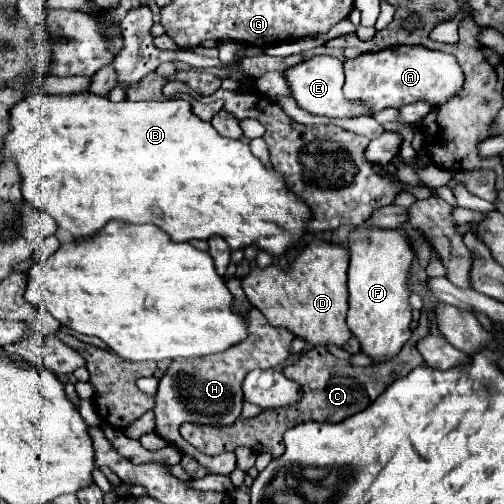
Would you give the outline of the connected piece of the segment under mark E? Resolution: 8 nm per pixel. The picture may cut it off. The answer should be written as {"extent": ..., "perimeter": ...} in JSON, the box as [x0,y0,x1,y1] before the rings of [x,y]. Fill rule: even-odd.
{"extent":[283,56,399,124],"perimeter":[[[315,56],[307,62],[297,64],[295,68],[283,72],[285,78],[289,80],[291,92],[295,102],[299,104],[299,108],[311,112],[311,114],[319,114],[319,116],[329,116],[329,118],[357,118],[357,116],[371,116],[375,118],[379,124],[387,124],[387,122],[397,122],[399,112],[395,108],[389,110],[381,110],[381,112],[369,112],[361,102],[353,102],[347,100],[343,96],[343,82],[345,82],[345,74],[343,74],[343,62],[331,56]]]}

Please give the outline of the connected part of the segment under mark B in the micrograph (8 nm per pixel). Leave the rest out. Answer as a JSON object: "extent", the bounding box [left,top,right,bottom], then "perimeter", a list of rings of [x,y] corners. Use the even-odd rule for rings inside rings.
{"extent":[1,92,311,256],"perimeter":[[[91,92],[83,94],[71,94],[71,96],[55,96],[55,94],[37,94],[29,98],[29,110],[11,110],[9,116],[11,132],[5,136],[5,144],[1,150],[1,162],[15,160],[21,172],[23,180],[23,198],[29,200],[37,210],[43,210],[51,214],[61,230],[67,230],[73,234],[73,238],[81,240],[85,236],[93,236],[99,232],[109,220],[123,220],[131,224],[145,224],[151,222],[165,230],[171,240],[175,242],[187,242],[187,240],[209,240],[213,234],[225,238],[231,250],[241,250],[247,246],[257,246],[259,250],[271,254],[271,256],[283,256],[287,250],[295,248],[303,234],[307,232],[307,224],[311,220],[311,208],[305,200],[295,196],[287,184],[285,176],[281,176],[277,170],[265,168],[265,164],[251,154],[249,144],[241,140],[229,140],[221,138],[221,134],[211,126],[211,122],[199,120],[193,112],[187,100],[163,100],[163,102],[111,102],[105,96],[97,96]]]}

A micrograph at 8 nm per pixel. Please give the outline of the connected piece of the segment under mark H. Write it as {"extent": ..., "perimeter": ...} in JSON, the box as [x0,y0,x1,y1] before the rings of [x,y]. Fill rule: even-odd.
{"extent":[155,308,293,476],"perimeter":[[[251,308],[247,318],[247,338],[235,344],[233,348],[227,348],[225,352],[213,354],[213,356],[201,356],[193,360],[173,360],[159,380],[159,388],[155,394],[155,404],[165,404],[165,422],[157,426],[157,434],[165,438],[169,444],[177,444],[177,448],[183,454],[191,454],[197,462],[201,462],[205,468],[209,468],[211,474],[225,474],[229,476],[235,470],[235,454],[223,452],[213,456],[205,456],[193,446],[189,446],[181,434],[179,424],[193,422],[193,424],[209,424],[209,426],[229,426],[241,416],[243,406],[243,392],[241,384],[247,372],[255,368],[275,368],[289,358],[289,346],[293,342],[293,334],[289,334],[283,328],[273,328],[267,324],[265,316],[257,312],[257,308]]]}

